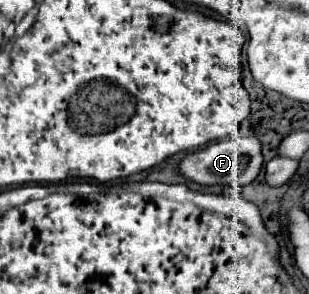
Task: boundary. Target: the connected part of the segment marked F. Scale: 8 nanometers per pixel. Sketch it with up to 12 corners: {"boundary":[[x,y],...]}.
{"boundary":[[231,135],[189,153],[199,185],[249,185],[263,167],[257,137]]}

